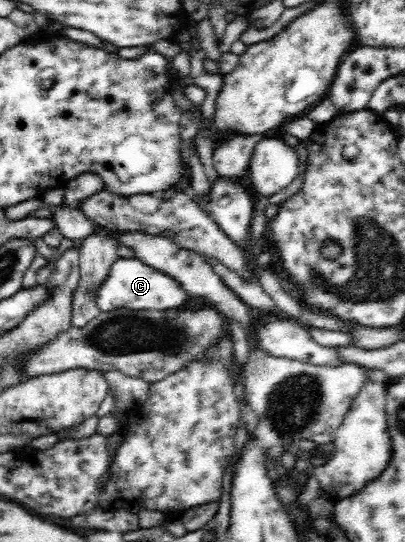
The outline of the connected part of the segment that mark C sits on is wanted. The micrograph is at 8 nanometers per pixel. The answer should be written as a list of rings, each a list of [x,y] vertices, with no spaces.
[[[119,257],[109,270],[107,278],[101,280],[100,288],[94,290],[94,298],[96,298],[97,307],[102,312],[119,308],[161,312],[186,307],[193,300],[190,294],[181,288],[179,281],[155,270],[137,257]]]

